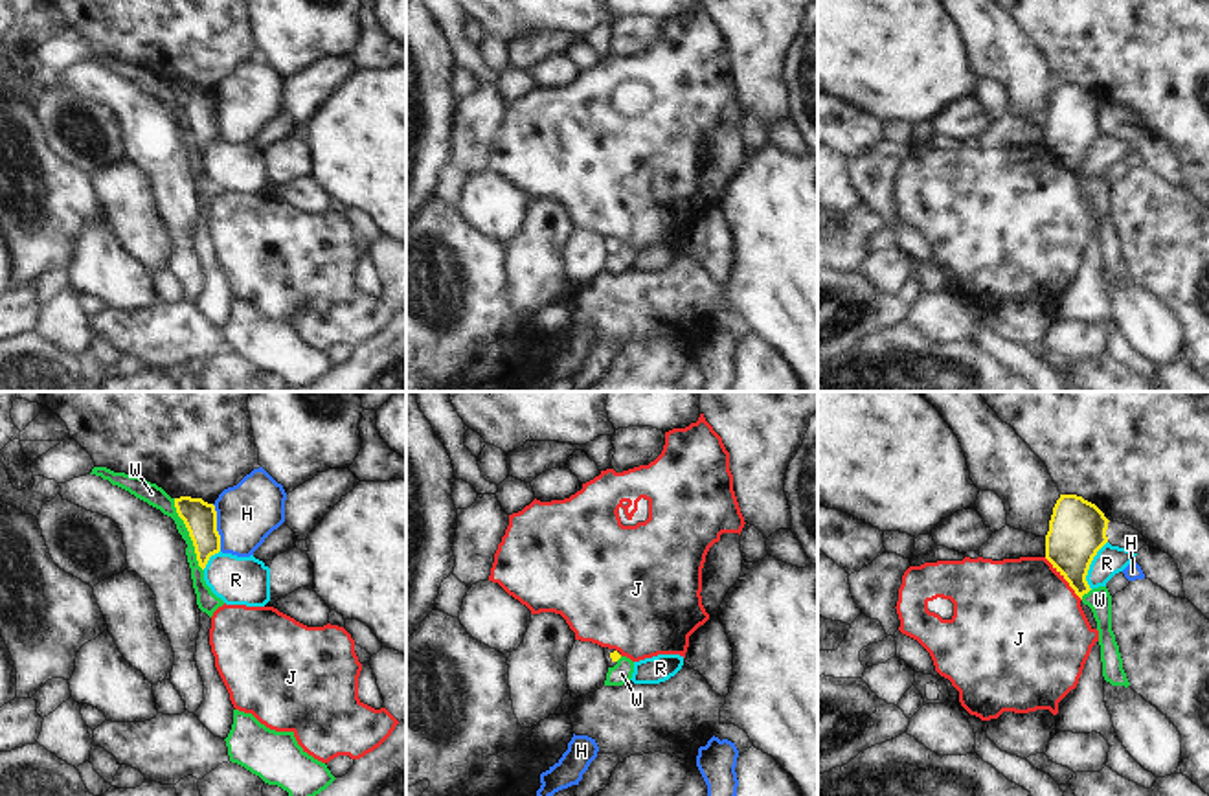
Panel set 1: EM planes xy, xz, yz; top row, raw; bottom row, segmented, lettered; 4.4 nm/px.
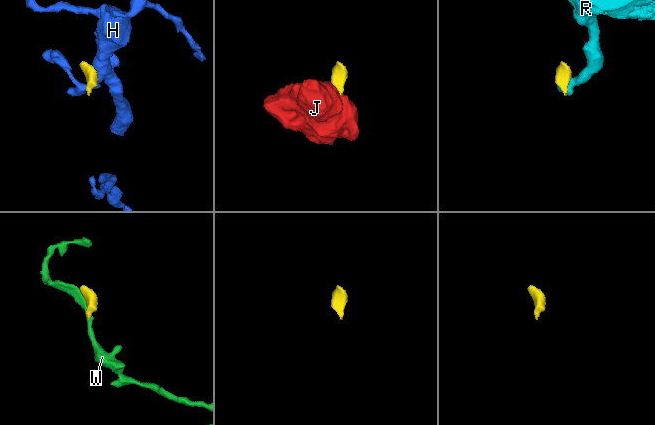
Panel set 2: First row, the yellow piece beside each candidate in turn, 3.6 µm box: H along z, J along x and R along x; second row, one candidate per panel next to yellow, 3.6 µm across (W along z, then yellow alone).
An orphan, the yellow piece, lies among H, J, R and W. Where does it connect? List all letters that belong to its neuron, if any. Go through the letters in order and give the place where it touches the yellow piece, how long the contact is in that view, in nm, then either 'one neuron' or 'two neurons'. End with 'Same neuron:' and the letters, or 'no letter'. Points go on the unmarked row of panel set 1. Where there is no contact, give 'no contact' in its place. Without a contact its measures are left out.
H: meets yellow in xy at (215, 116); contact 220 nm long; two neurons
J: meets yellow in yz at (1064, 166); contact 260 nm long; two neurons
R: meets yellow in yz at (1090, 151); contact 220 nm long; two neurons
W: meets yellow in xy at (190, 124); contact 340 nm long; two neurons
Same neuron: no letter

